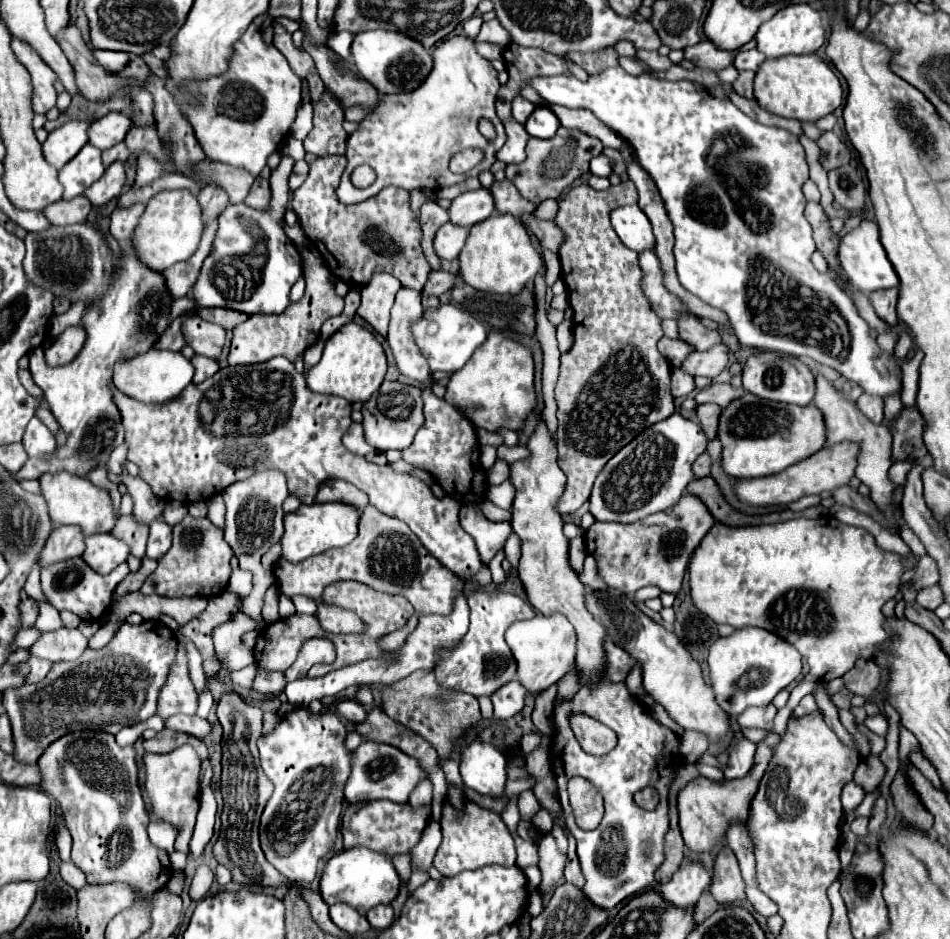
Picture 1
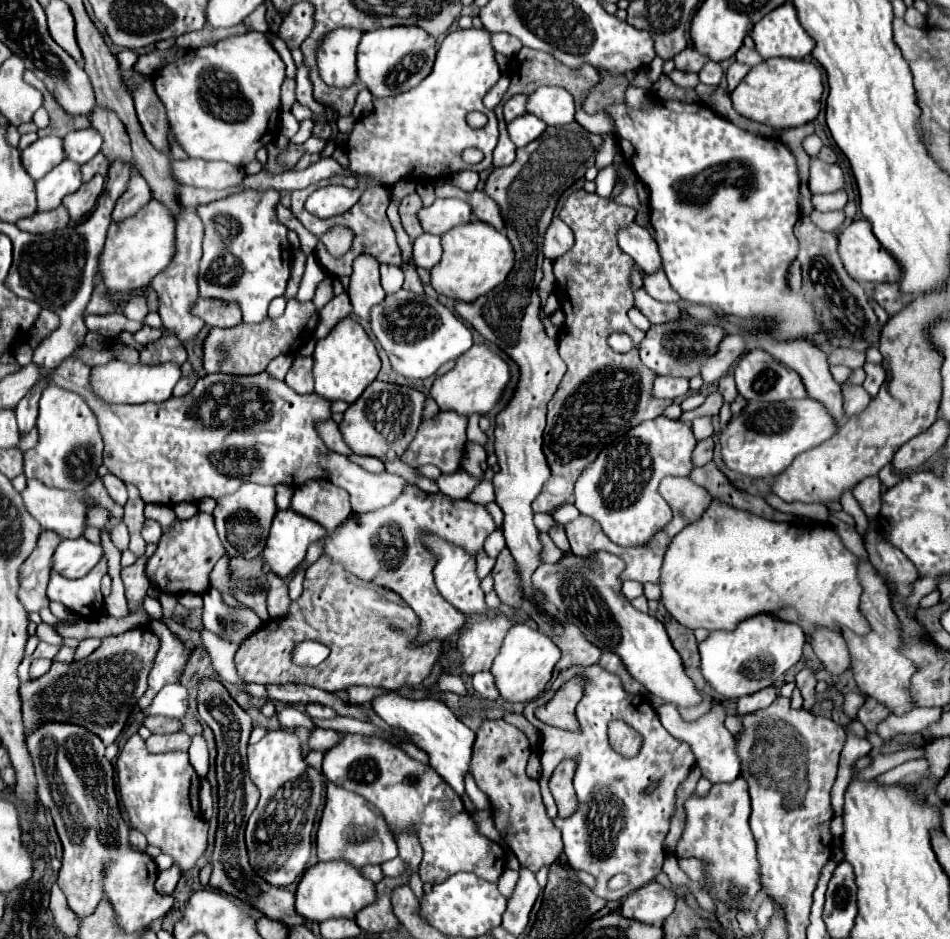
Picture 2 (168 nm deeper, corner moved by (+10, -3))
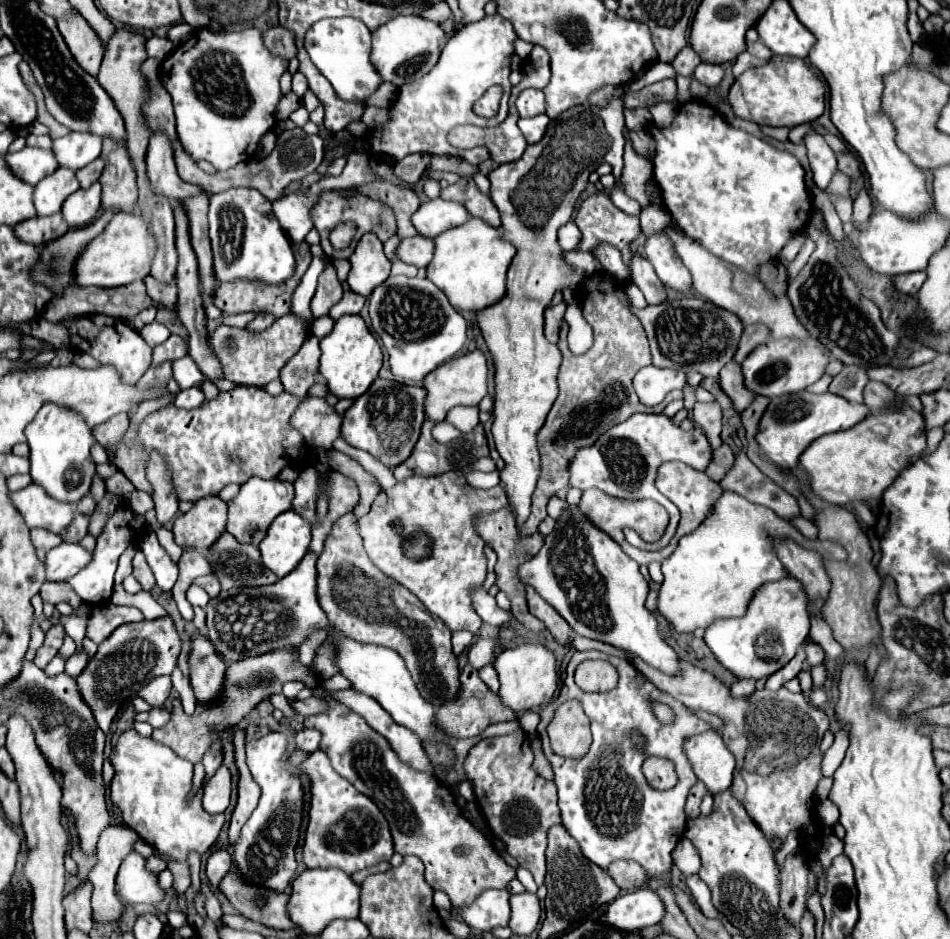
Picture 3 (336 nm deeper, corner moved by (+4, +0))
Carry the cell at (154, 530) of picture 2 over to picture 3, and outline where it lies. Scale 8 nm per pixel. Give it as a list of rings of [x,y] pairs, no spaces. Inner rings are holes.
[[[150,457],[148,477],[150,477],[150,483],[154,485],[152,497],[154,497],[156,519],[160,525],[166,525],[178,513],[178,499],[170,489],[170,479],[166,477],[166,469],[162,469],[162,461],[158,461],[158,457]]]

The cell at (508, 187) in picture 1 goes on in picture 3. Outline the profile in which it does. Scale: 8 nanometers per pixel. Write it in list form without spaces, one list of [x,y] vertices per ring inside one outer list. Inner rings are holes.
[[[472,179],[448,185],[446,189],[440,191],[440,197],[450,199],[450,201],[462,201],[462,205],[466,205],[466,209],[472,217],[478,217],[496,229],[502,225],[500,213],[498,213],[496,205],[492,203],[490,195],[484,195]]]

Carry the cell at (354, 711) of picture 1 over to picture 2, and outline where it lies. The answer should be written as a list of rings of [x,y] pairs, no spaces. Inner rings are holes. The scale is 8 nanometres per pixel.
[[[308,704],[306,706],[306,714],[310,718],[334,718],[336,716],[336,712],[332,708],[322,706],[322,704]]]

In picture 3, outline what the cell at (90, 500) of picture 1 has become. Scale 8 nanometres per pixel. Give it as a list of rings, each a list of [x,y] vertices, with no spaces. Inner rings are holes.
[[[30,483],[10,497],[14,501],[14,507],[20,509],[28,527],[42,527],[56,535],[64,535],[74,519],[74,505],[56,501],[40,485]]]

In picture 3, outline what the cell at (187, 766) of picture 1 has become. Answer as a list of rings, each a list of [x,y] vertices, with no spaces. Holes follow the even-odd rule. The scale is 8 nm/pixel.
[[[128,729],[118,737],[116,751],[110,753],[110,759],[116,771],[110,785],[110,799],[118,807],[122,821],[168,859],[168,869],[174,875],[174,889],[178,891],[182,913],[186,913],[184,891],[190,887],[192,873],[188,855],[192,851],[204,855],[216,843],[224,825],[224,815],[206,813],[202,809],[202,793],[196,793],[186,801],[188,791],[192,789],[192,763],[178,757],[170,747],[138,735],[134,729]]]

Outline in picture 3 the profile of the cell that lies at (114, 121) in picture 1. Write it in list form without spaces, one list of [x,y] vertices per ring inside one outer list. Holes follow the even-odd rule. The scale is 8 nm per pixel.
[[[68,133],[66,137],[52,143],[54,155],[58,157],[58,163],[62,167],[70,169],[82,169],[90,161],[100,157],[102,149],[102,137],[94,133]]]

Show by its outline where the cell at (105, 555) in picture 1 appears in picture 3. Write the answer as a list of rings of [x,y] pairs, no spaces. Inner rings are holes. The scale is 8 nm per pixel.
[[[64,541],[46,553],[46,579],[66,581],[66,577],[76,575],[92,561],[92,551],[86,551],[80,543]]]

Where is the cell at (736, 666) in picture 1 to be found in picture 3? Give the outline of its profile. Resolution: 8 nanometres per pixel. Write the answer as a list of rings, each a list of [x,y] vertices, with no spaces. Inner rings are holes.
[[[774,581],[758,589],[750,609],[740,619],[718,619],[706,633],[704,641],[716,659],[738,679],[766,679],[782,669],[806,643],[810,633],[810,617],[806,611],[806,593],[798,581]]]

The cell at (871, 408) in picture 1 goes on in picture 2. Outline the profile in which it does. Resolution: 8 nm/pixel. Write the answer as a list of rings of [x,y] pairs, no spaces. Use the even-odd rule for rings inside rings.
[[[842,384],[842,394],[844,394],[844,414],[850,418],[854,414],[860,414],[868,402],[872,400],[870,394],[862,388],[862,386],[856,386],[856,384]]]

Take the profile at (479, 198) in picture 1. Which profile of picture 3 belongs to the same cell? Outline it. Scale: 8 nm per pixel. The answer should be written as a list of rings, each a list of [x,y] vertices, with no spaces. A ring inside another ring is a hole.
[[[432,199],[432,201],[424,201],[418,207],[418,211],[412,215],[412,223],[420,235],[436,237],[446,229],[466,223],[468,217],[470,213],[462,203]]]

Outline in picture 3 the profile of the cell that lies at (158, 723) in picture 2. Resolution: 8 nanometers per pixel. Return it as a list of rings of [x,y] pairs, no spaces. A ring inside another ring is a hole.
[[[152,709],[148,713],[138,713],[136,721],[148,721],[152,727],[164,727],[170,721],[170,711],[166,711],[166,709]]]

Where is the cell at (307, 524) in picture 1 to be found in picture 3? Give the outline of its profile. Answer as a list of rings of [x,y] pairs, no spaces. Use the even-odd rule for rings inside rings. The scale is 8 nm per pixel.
[[[290,509],[274,519],[270,533],[266,533],[266,541],[262,541],[258,549],[264,565],[282,579],[302,561],[310,539],[310,523]]]

